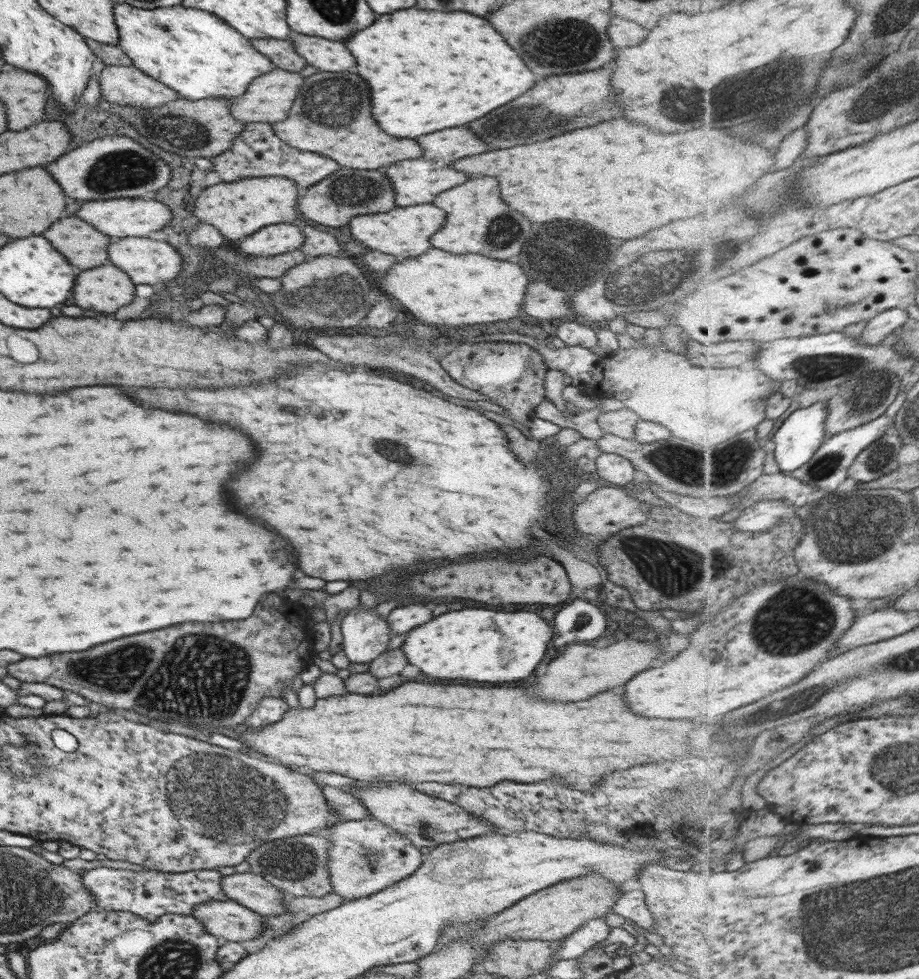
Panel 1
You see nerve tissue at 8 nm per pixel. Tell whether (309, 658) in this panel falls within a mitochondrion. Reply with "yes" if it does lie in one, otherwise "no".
no

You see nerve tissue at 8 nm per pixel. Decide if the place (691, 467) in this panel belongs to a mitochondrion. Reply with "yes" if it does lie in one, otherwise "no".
yes

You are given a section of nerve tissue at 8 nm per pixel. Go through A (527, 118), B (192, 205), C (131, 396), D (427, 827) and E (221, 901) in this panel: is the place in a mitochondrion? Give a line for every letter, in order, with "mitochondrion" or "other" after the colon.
A: mitochondrion
B: other
C: other
D: mitochondrion
E: other

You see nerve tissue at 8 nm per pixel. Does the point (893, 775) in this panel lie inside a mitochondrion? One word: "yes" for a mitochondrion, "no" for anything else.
yes

